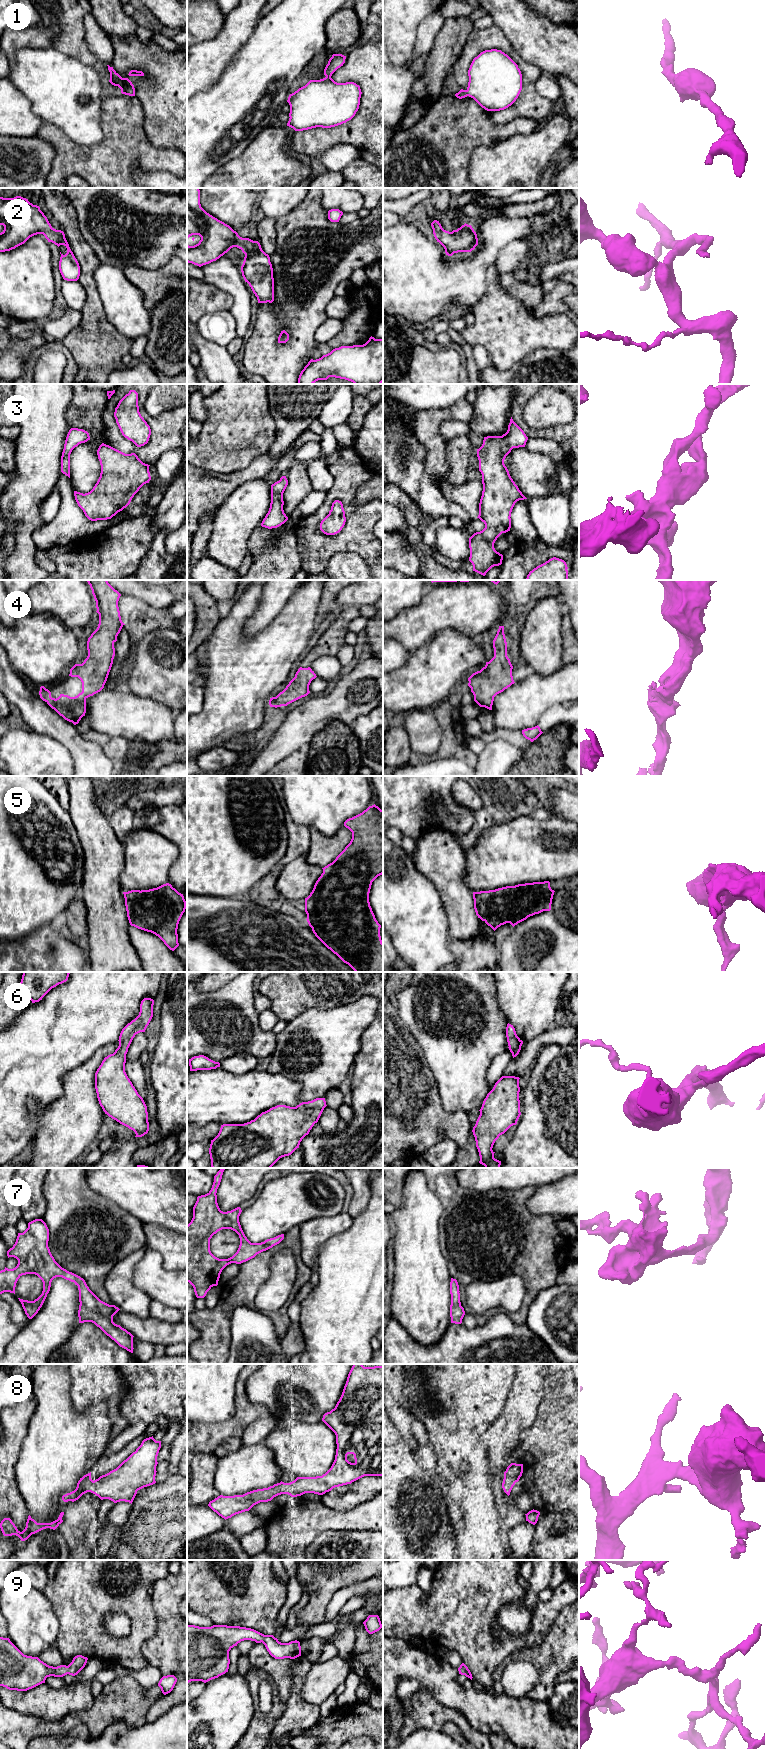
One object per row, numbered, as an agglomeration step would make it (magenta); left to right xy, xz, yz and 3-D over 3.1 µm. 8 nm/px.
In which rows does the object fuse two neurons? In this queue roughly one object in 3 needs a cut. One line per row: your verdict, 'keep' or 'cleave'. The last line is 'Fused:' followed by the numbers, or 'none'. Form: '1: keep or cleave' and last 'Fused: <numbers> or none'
1: keep
2: keep
3: keep
4: keep
5: keep
6: keep
7: keep
8: keep
9: keep
Fused: none

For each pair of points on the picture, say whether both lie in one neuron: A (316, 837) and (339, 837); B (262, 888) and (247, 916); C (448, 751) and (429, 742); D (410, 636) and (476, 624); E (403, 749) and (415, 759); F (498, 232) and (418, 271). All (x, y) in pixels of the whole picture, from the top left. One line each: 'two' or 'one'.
A: one
B: two
C: two
D: one
E: two
F: one

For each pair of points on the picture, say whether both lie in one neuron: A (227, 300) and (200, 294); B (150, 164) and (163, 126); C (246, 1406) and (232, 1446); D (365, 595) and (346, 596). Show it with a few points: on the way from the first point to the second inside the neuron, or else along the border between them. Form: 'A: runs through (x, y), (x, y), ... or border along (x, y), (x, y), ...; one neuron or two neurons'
A: runs through (220, 300), (207, 298); one neuron
B: border along (143, 126), (147, 139), (153, 145), (176, 149); two neurons
C: border along (240, 1437), (228, 1438), (214, 1449); two neurons
D: runs through (360, 595), (351, 595); one neuron

